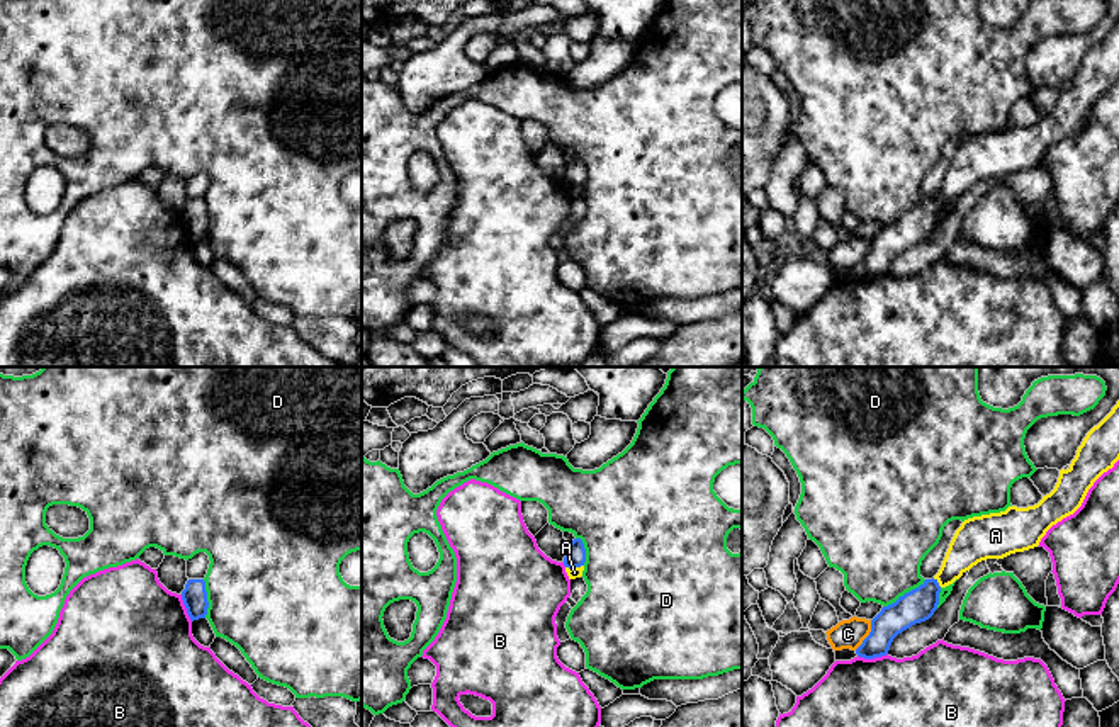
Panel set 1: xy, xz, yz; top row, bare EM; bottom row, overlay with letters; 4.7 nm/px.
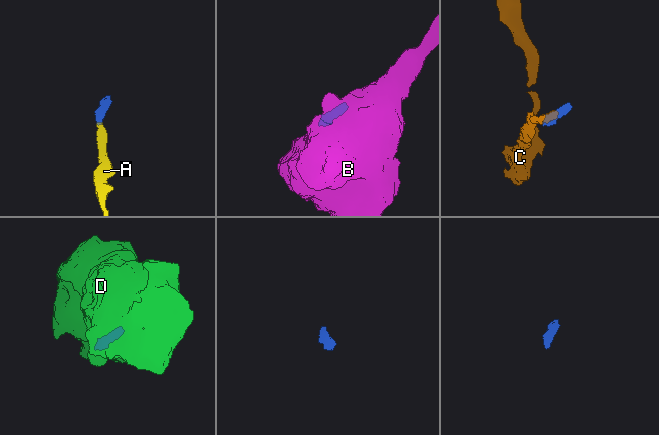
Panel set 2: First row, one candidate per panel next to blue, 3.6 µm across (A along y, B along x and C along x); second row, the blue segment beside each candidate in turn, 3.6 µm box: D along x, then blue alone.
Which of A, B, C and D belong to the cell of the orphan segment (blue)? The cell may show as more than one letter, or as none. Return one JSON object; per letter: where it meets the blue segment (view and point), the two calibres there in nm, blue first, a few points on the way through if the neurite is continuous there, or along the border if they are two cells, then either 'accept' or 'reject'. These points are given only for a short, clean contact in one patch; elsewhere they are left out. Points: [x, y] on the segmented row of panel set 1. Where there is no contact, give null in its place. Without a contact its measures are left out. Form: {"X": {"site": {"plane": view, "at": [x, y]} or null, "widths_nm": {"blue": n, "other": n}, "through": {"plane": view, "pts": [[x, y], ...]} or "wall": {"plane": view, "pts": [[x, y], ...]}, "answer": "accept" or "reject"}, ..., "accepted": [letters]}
{"A": {"site": {"plane": "xz", "at": [574, 566]}, "widths_nm": {"blue": 100, "other": 50}, "through": {"plane": "xz", "pts": [[574, 554], [574, 566], [574, 573]]}, "answer": "accept"}, "B": {"site": {"plane": "yz", "at": [871, 658]}, "widths_nm": {"blue": 140, "other": 340}, "answer": "reject"}, "C": {"site": {"plane": "yz", "at": [868, 636]}, "widths_nm": {"blue": 150, "other": 140}, "wall": {"plane": "yz", "pts": [[871, 620], [871, 631], [854, 649]]}, "answer": "reject"}, "D": {"site": {"plane": "yz", "at": [905, 593]}, "widths_nm": {"blue": 160, "other": 420}, "wall": {"plane": "yz", "pts": [[926, 580], [883, 607]]}, "answer": "reject"}, "accepted": ["A"]}

